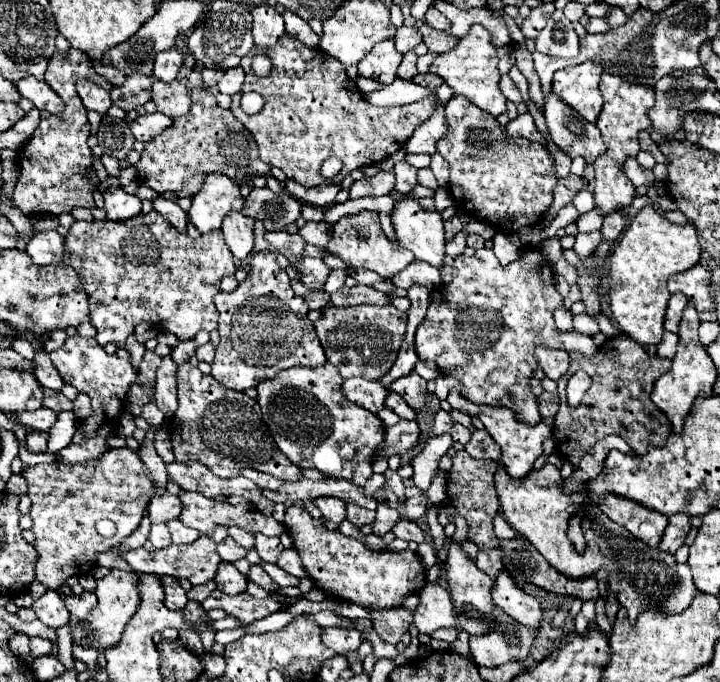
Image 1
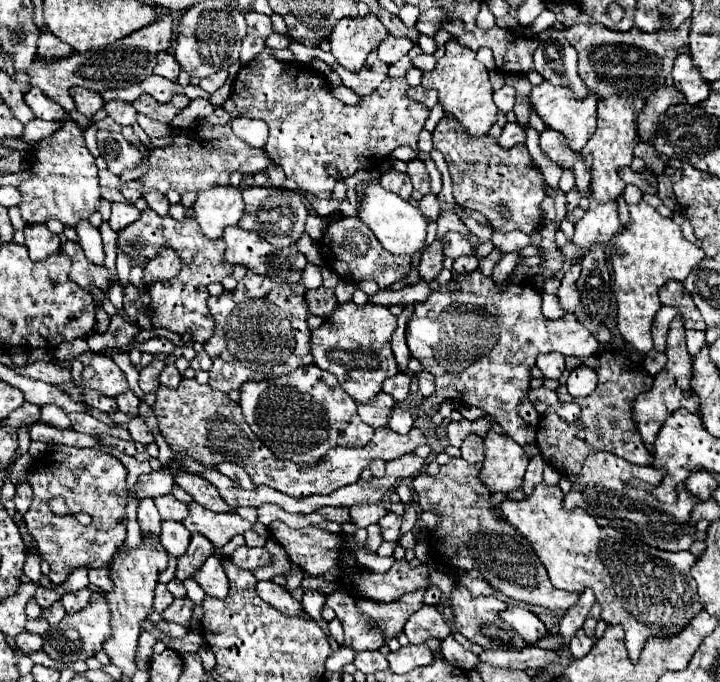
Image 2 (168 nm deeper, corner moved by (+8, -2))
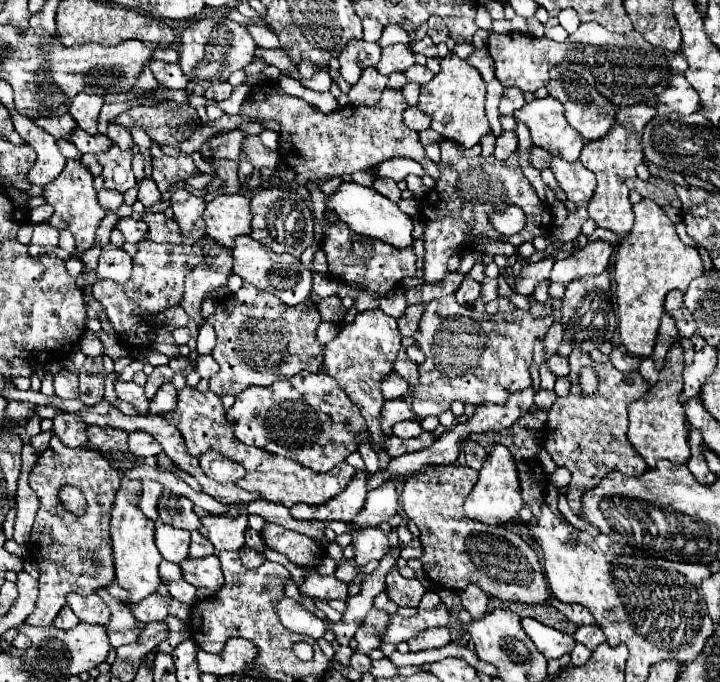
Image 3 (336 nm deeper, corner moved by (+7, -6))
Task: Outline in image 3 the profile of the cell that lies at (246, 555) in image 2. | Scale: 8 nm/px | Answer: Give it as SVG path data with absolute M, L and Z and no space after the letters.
M243 546L239 550L239 558L241 558L241 562L243 562L245 568L257 568L257 566L261 566L265 562L265 554L255 552L255 550L247 548L247 546Z

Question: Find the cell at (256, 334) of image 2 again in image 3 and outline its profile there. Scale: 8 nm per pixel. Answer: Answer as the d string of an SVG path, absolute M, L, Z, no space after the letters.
M251 284L223 300L207 322L217 332L217 344L211 356L221 370L209 380L209 390L217 396L237 396L247 386L271 386L281 378L295 376L299 372L319 372L323 362L323 346L317 342L315 330L321 324L321 316L313 302L297 306L283 304L271 292L261 292Z

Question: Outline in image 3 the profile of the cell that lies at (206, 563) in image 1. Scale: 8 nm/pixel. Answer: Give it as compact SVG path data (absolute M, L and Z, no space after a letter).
M195 530L195 532L191 532L189 558L191 558L191 560L199 560L199 558L205 558L205 556L209 556L209 554L215 554L213 544L211 544L207 538L203 538L197 530Z

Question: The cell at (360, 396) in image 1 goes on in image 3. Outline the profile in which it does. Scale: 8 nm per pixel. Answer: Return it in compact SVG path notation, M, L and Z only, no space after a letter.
M405 400L385 402L385 408L381 410L381 430L385 434L391 434L391 426L401 422L401 420L415 420L411 406Z

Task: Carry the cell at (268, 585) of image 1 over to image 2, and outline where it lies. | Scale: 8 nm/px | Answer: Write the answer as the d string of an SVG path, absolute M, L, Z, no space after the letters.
M258 582L256 586L260 598L264 602L268 602L270 606L274 606L278 612L282 612L284 616L308 616L300 604L300 600L292 598L290 592L274 582Z

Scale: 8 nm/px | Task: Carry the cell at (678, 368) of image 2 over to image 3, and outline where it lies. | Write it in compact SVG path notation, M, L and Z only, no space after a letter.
M675 342L667 350L667 366L665 366L663 378L641 400L629 404L627 438L629 438L631 446L637 448L637 452L643 456L643 460L647 462L649 468L655 468L655 464L659 460L671 460L675 464L685 464L689 460L687 438L689 438L691 424L689 424L689 420L685 420L683 404L679 402L679 396L683 390L683 380L681 380L683 366L685 366L683 348L679 342Z

